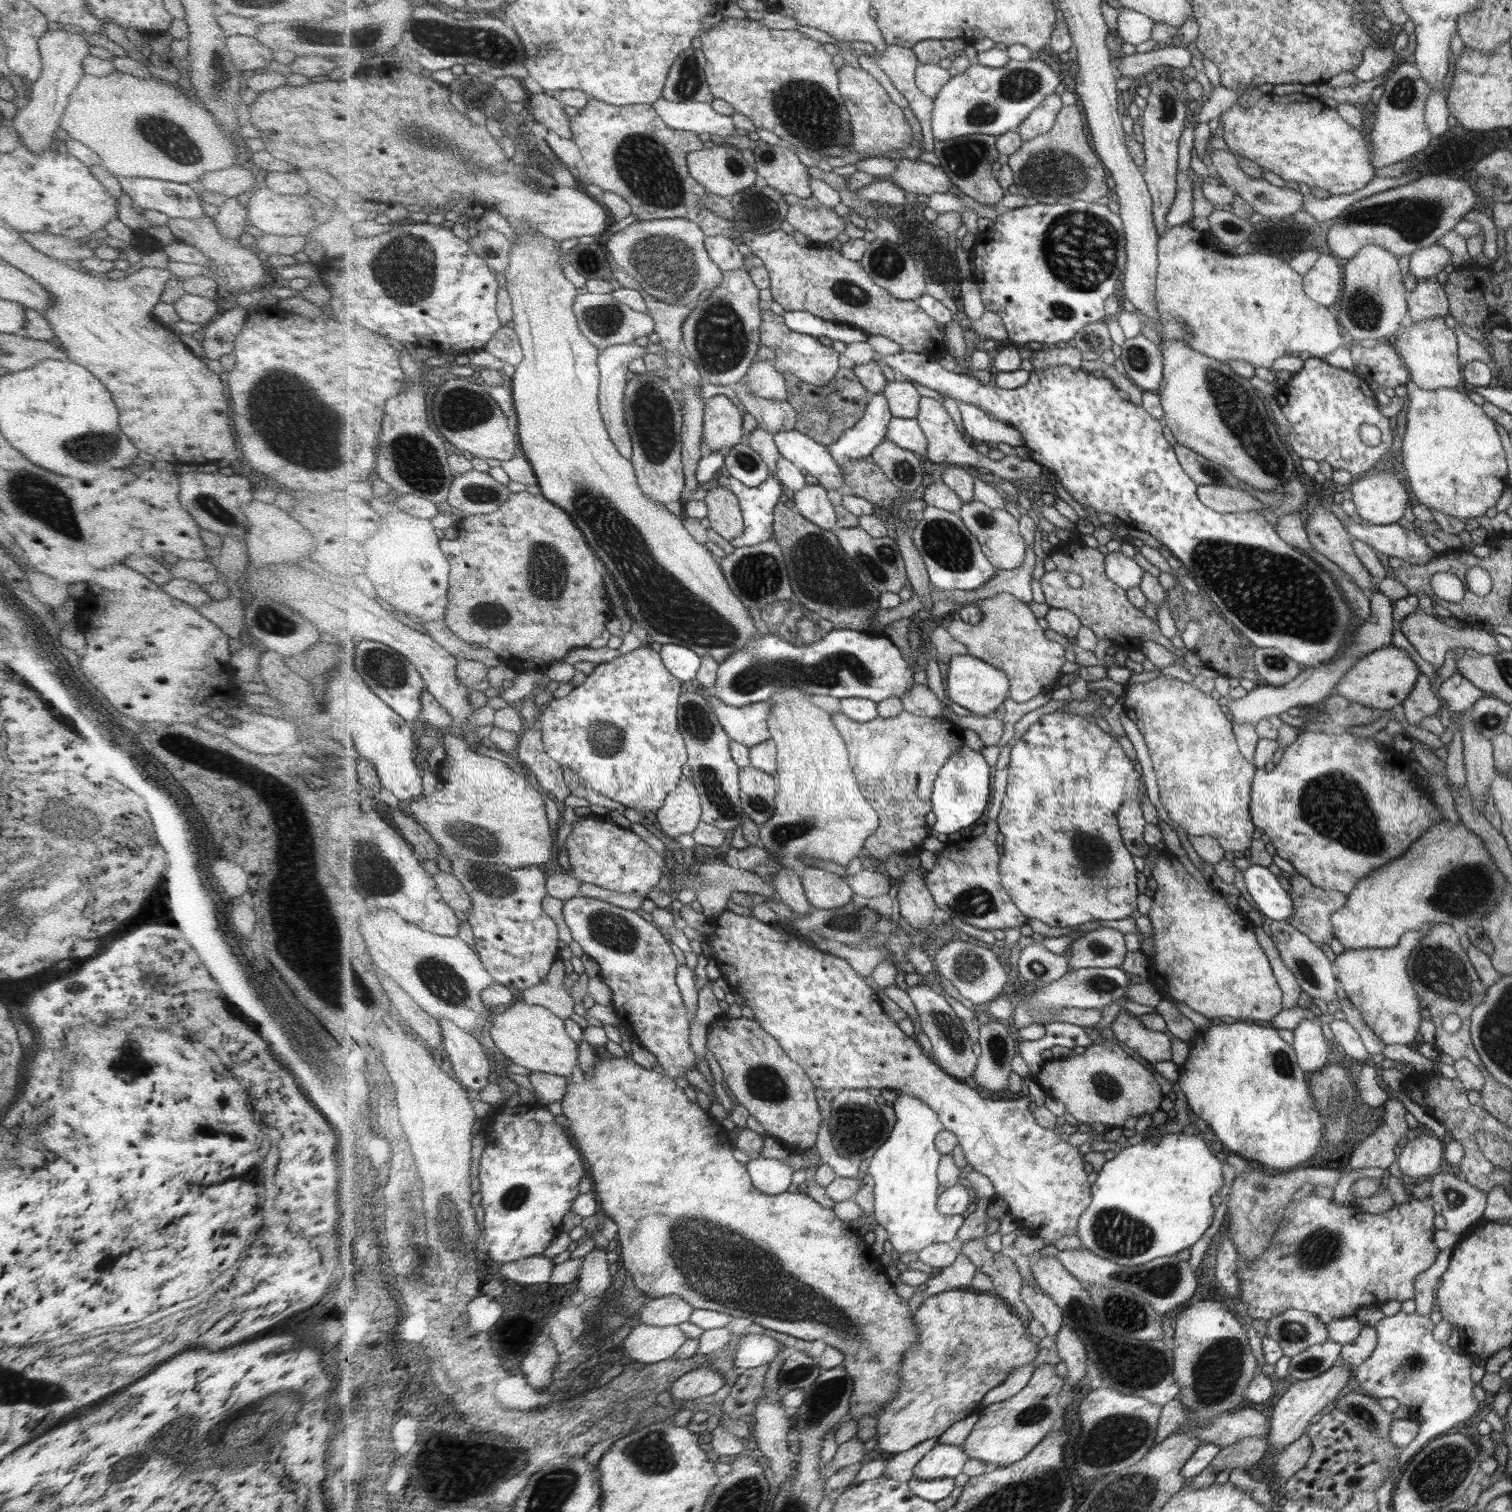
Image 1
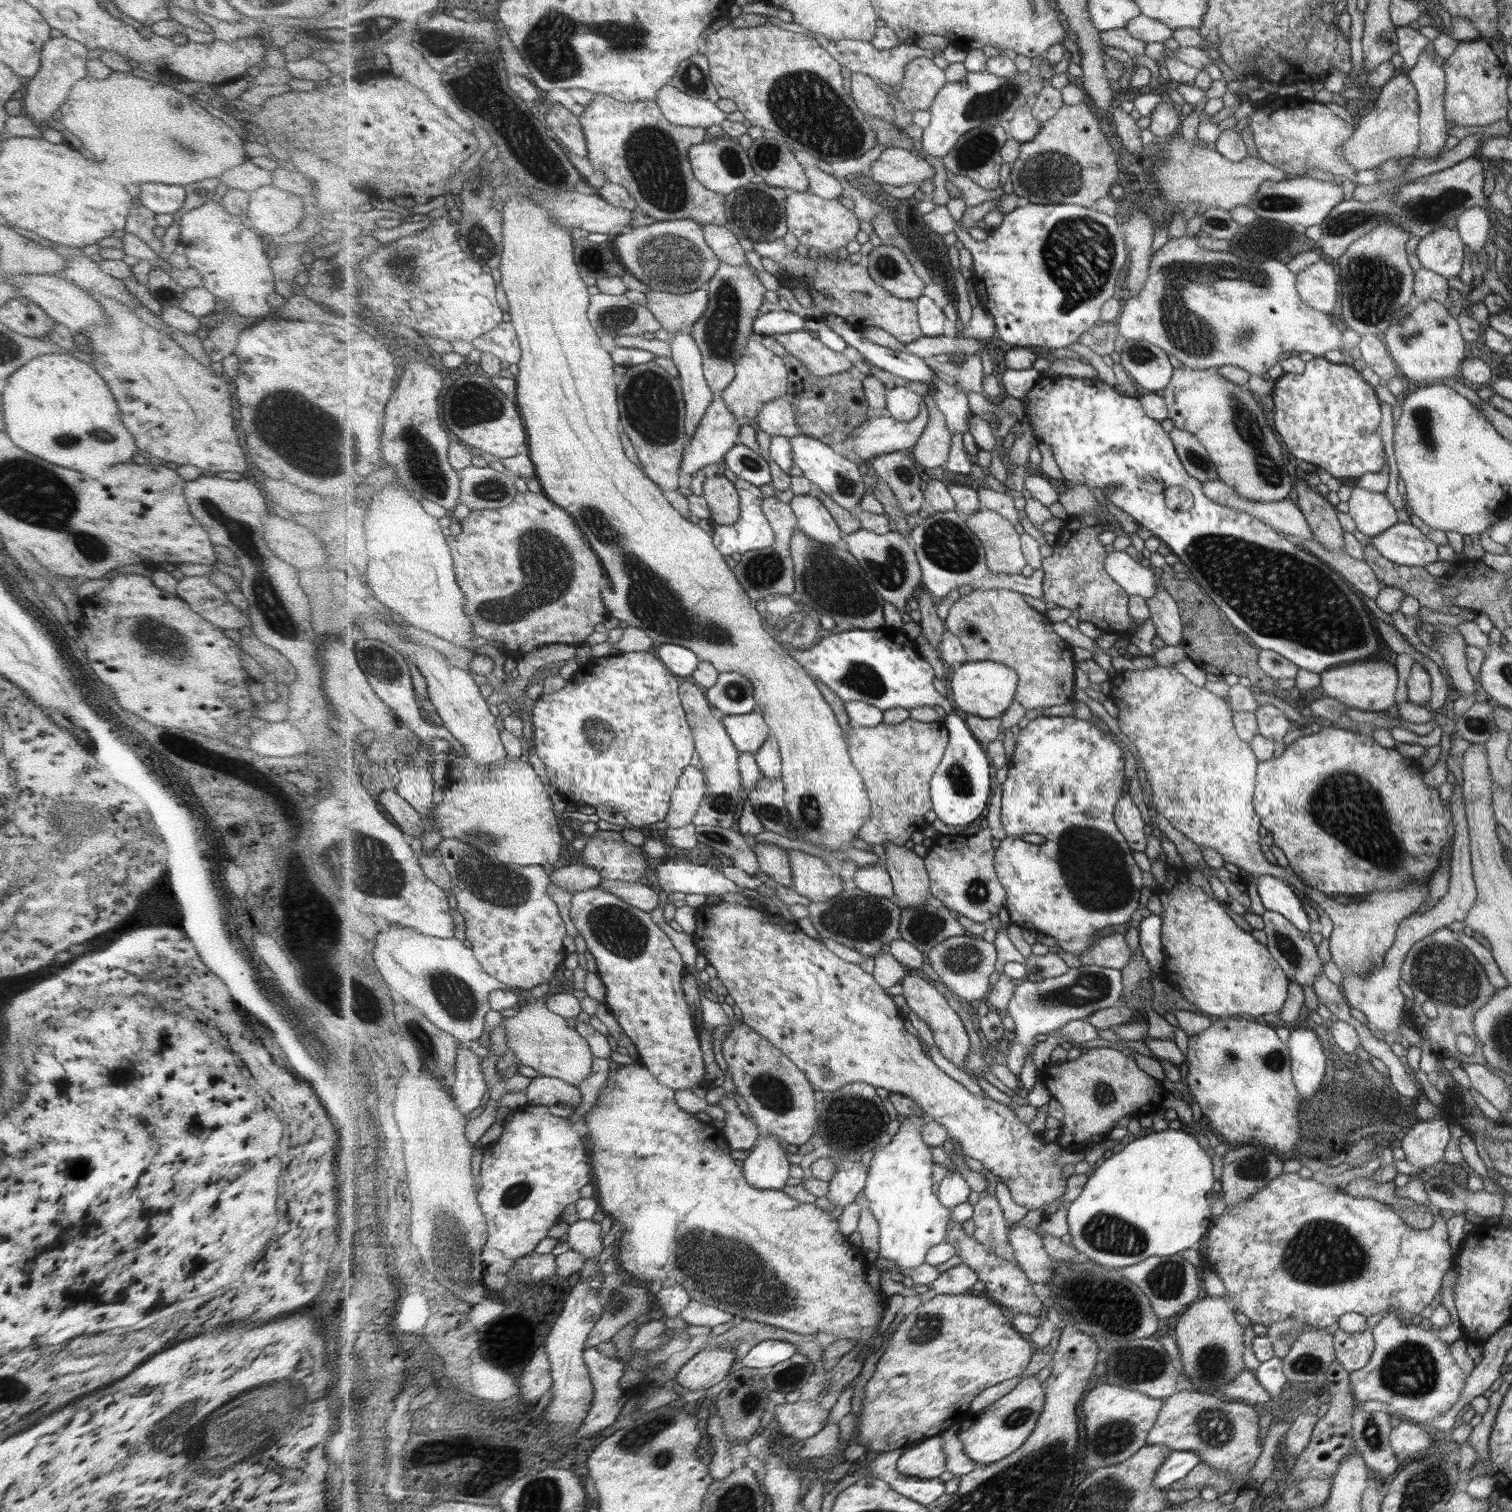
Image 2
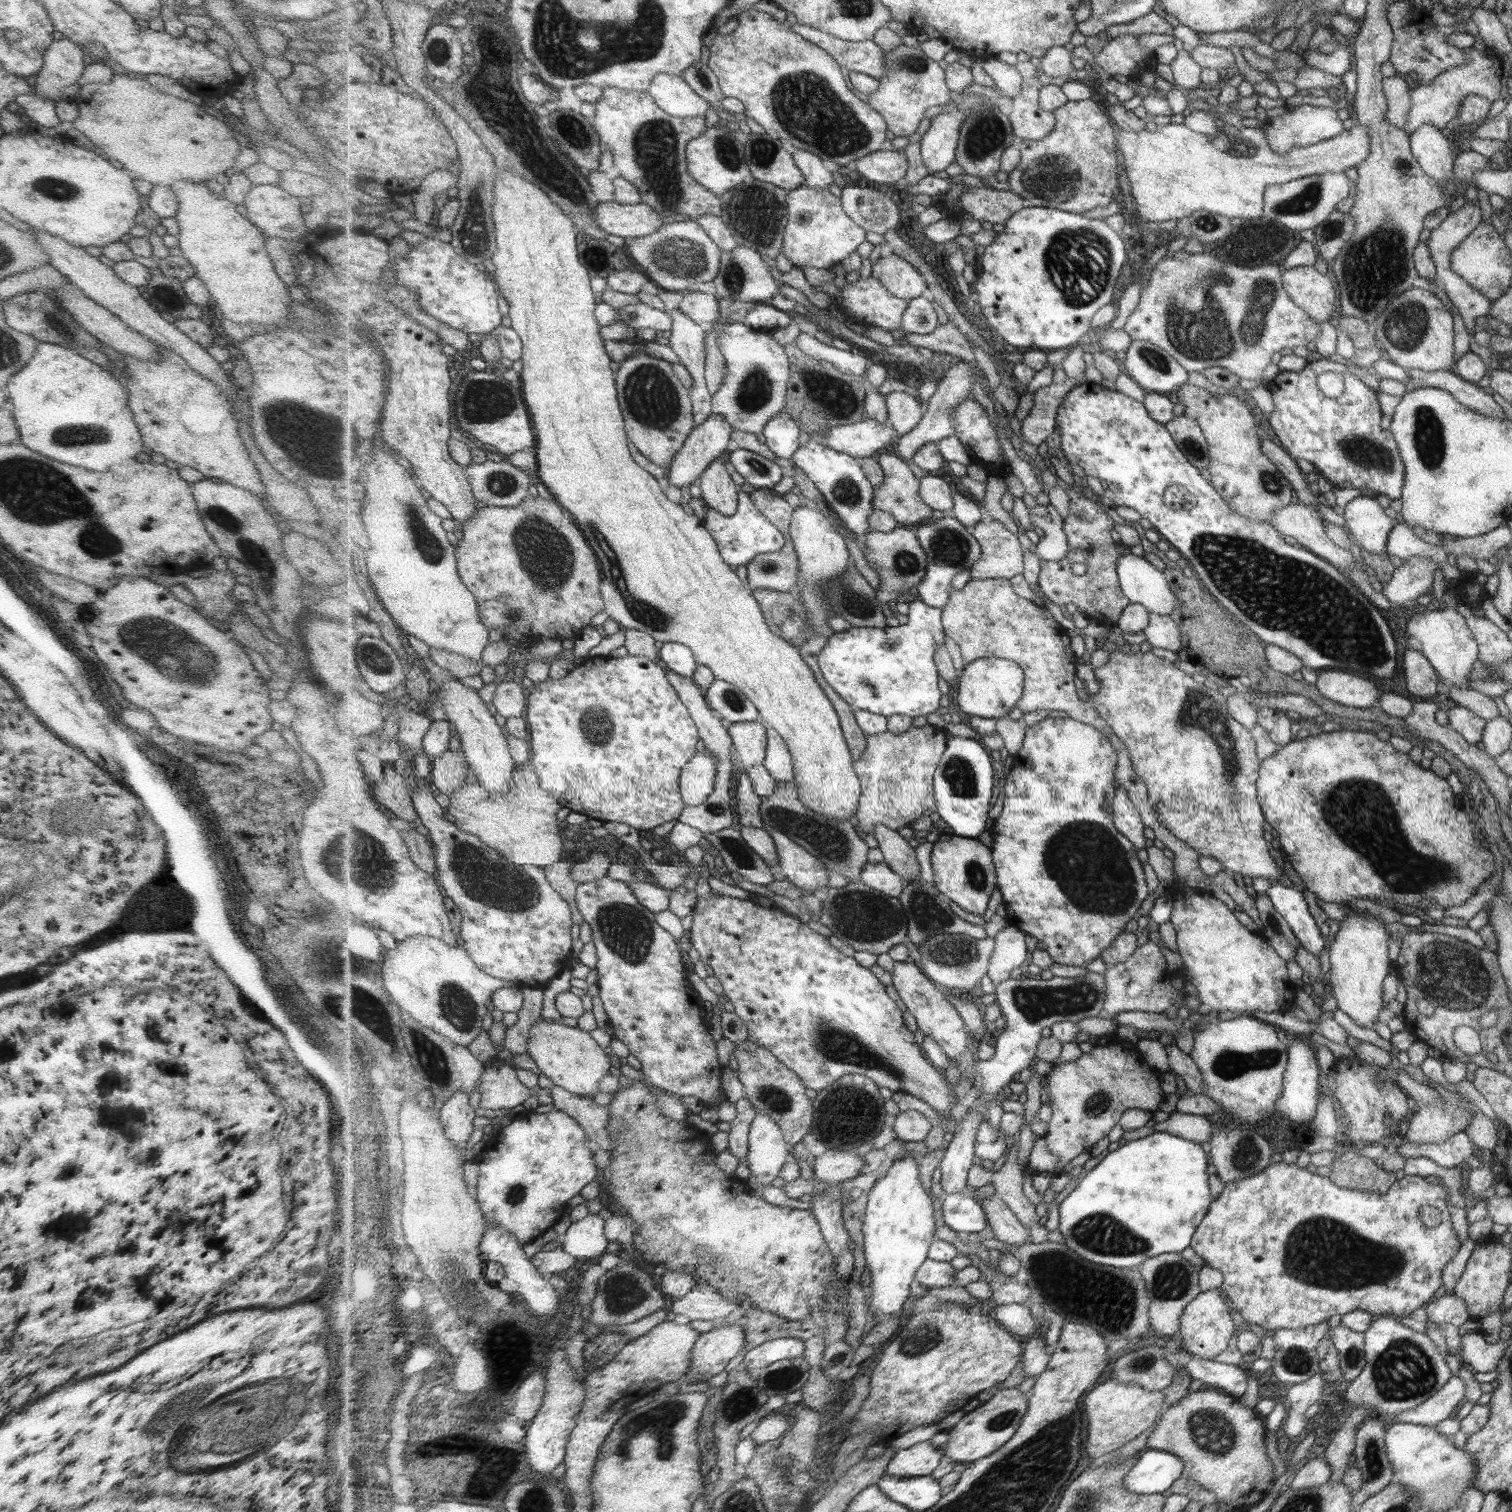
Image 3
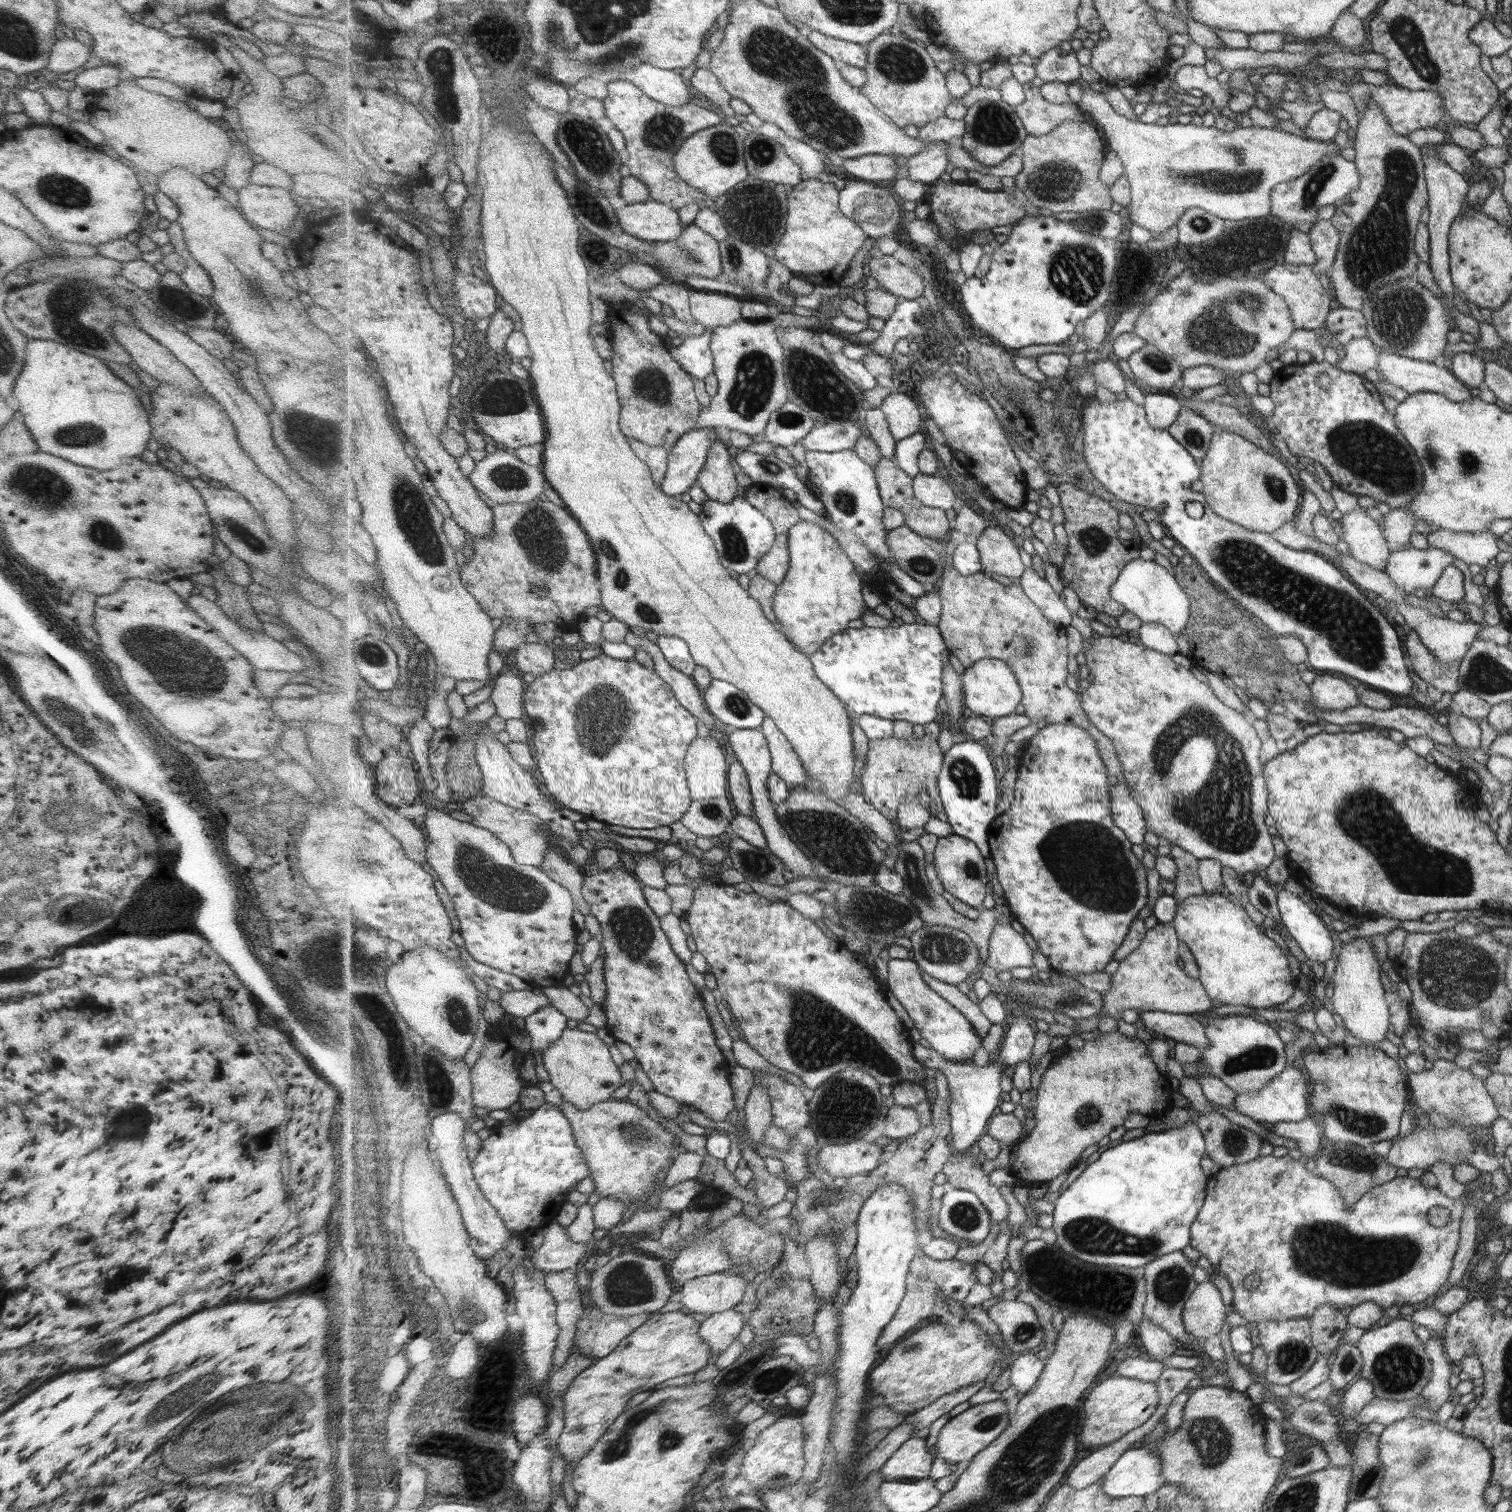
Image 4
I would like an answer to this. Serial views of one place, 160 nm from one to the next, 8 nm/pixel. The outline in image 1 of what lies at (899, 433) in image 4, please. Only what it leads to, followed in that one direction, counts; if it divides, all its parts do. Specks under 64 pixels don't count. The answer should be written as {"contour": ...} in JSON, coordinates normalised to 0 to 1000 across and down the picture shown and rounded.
{"contour":[[[594,249],[593,251],[587,253],[585,260],[592,276],[607,276],[610,263],[604,253]]]}

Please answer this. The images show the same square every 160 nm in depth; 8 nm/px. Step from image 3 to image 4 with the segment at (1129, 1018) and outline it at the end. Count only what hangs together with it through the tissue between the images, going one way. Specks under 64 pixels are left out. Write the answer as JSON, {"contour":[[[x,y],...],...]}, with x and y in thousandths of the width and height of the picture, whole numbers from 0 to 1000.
{"contour":[[[759,669],[752,673],[752,678],[757,679],[765,686],[786,690],[792,696],[799,692],[800,687],[798,687],[797,679],[785,671]]]}

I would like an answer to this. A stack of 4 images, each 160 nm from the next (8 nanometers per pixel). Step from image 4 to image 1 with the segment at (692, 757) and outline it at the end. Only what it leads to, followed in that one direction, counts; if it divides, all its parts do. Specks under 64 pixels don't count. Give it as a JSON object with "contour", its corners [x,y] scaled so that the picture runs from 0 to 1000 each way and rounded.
{"contour":[[[451,514],[446,522],[444,522],[440,528],[439,532],[435,537],[436,548],[444,555],[448,555],[452,552],[458,552],[464,543],[464,528],[462,526],[461,521],[456,514]]]}

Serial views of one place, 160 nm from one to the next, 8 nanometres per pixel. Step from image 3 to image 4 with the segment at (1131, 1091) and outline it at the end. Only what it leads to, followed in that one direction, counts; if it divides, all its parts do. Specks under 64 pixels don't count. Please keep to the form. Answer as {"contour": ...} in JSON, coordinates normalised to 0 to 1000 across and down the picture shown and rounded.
{"contour":[[[739,681],[735,683],[727,683],[723,688],[718,689],[714,694],[708,694],[708,698],[696,704],[692,710],[689,712],[688,718],[686,720],[685,729],[685,745],[681,748],[681,751],[677,752],[671,757],[673,759],[673,767],[668,772],[671,779],[680,784],[683,782],[693,782],[708,774],[714,769],[714,766],[719,761],[719,758],[728,755],[739,745],[744,743],[747,735],[761,738],[761,735],[768,735],[771,731],[773,731],[772,714],[763,705],[758,688],[745,686]]]}

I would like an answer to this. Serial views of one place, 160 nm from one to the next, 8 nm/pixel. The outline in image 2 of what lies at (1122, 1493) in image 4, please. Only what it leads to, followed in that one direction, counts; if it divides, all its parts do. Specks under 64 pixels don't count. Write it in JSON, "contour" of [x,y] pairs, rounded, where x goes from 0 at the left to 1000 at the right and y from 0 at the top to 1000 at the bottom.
{"contour":[[[774,960],[769,969],[763,976],[763,983],[771,985],[783,978],[793,967],[792,960]]]}

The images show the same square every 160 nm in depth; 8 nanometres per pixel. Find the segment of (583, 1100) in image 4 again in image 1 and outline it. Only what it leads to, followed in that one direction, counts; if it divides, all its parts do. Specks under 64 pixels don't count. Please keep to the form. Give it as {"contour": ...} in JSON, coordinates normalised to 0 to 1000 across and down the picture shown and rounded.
{"contour":[[[343,661],[332,671],[328,671],[324,679],[324,687],[331,696],[339,703],[351,709],[368,710],[376,713],[383,705],[383,693],[375,681],[372,674],[359,665],[352,665]]]}

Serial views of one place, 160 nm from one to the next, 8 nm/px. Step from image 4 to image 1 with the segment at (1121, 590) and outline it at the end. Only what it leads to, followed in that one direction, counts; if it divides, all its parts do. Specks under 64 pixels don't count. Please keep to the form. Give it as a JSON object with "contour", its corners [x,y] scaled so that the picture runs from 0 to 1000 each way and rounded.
{"contour":[[[743,364],[733,365],[731,367],[732,381],[743,390],[748,390],[755,388],[757,378],[750,370],[745,369]]]}

